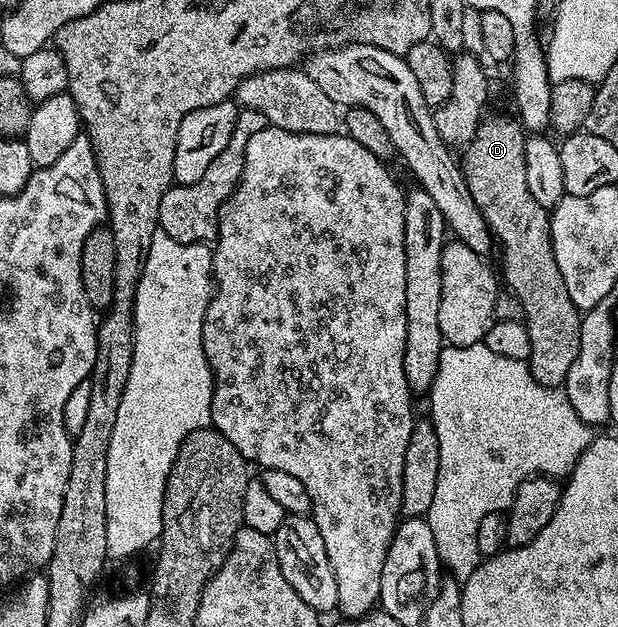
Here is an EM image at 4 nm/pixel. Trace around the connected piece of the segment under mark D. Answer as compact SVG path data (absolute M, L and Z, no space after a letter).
M487 115L479 124L472 142L461 153L460 163L468 190L472 190L472 198L490 227L493 239L506 247L500 280L524 308L528 338L532 338L528 361L531 374L536 382L556 388L565 385L568 370L580 351L582 318L568 295L568 286L564 286L560 266L556 266L550 237L550 212L540 206L528 190L524 170L527 133L521 123L510 116Z

